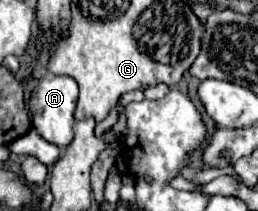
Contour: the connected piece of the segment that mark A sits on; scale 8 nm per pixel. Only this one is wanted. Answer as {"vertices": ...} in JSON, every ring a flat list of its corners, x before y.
{"vertices":[[51,76,51,78,41,78,37,80,31,98,29,98,29,110,33,116,33,128,37,130,37,134,59,146,59,148,67,148,67,144,71,144,73,140,73,110,77,104,77,82,69,76]]}

